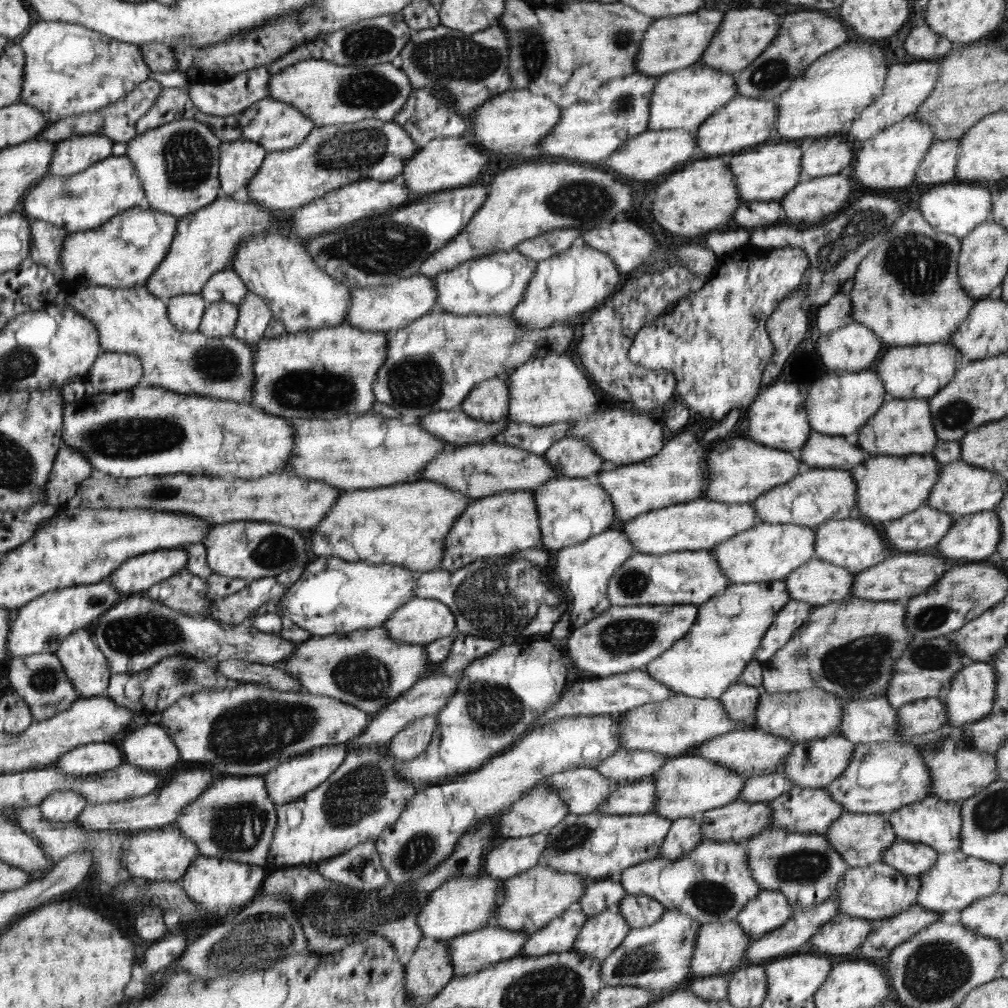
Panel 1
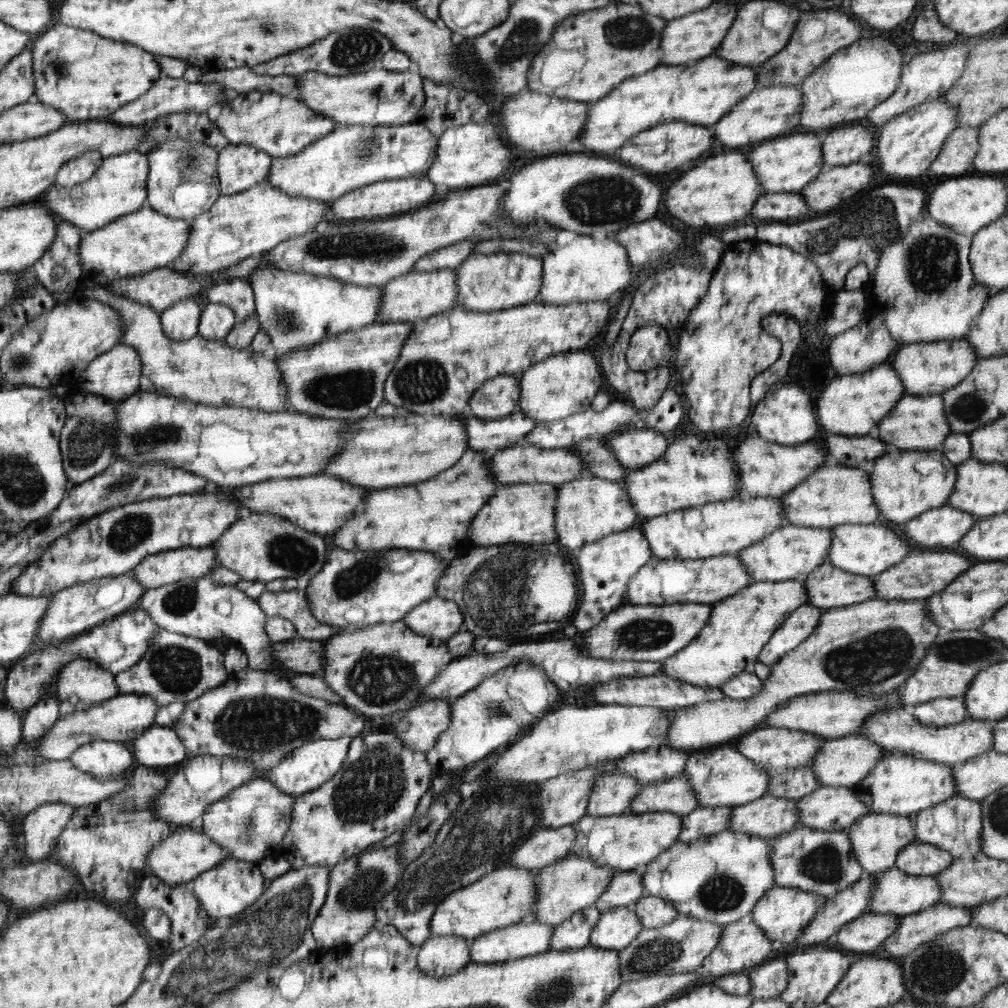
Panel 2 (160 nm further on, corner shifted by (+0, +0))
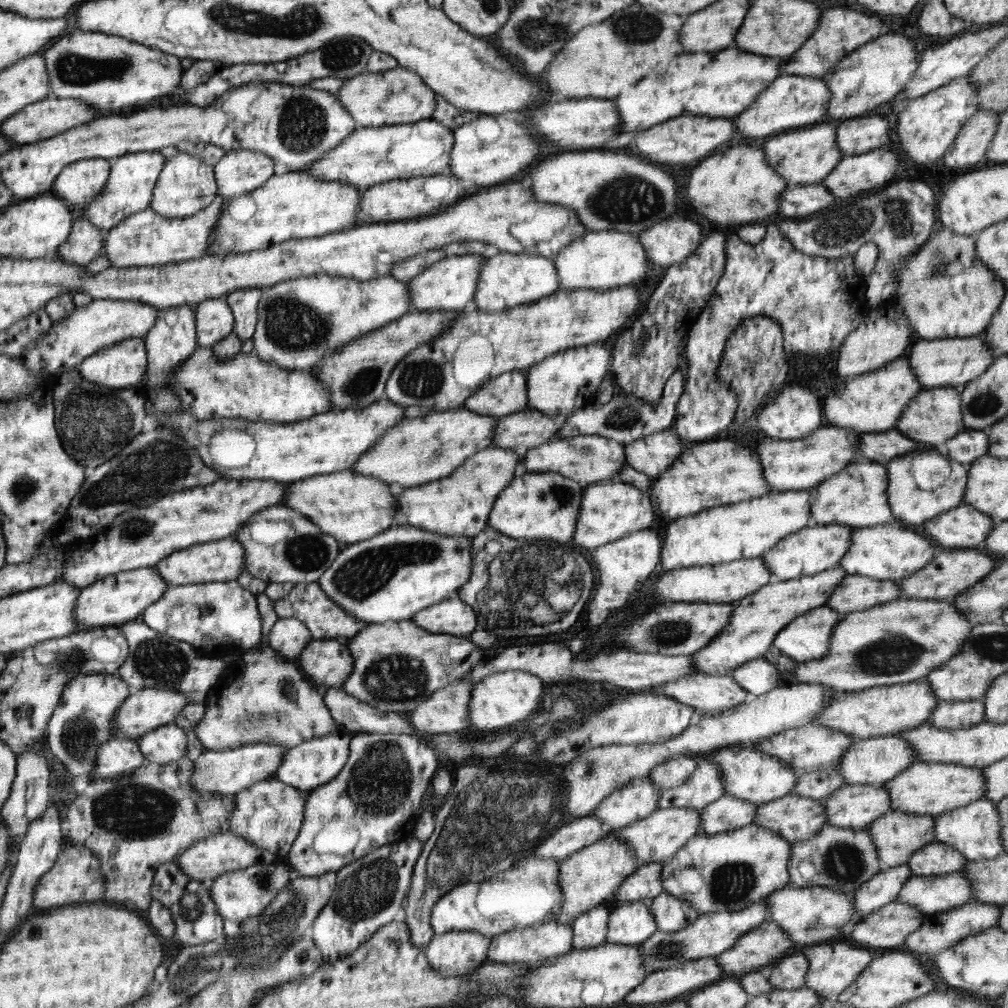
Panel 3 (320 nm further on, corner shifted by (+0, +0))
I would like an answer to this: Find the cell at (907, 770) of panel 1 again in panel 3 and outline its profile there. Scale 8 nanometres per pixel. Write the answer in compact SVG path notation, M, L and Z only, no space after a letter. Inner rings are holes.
M916 761L892 780L881 786L890 796L891 811L931 815L936 817L947 811L964 807L984 798L984 774L982 769L953 763L927 763Z

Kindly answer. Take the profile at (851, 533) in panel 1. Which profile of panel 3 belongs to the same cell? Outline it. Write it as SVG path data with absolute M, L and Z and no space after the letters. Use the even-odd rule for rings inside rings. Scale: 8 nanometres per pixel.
M887 524L873 527L855 528L851 534L849 551L842 557L839 567L844 568L850 575L868 576L876 579L898 580L918 572L937 555L926 536L902 530L900 527L890 527Z

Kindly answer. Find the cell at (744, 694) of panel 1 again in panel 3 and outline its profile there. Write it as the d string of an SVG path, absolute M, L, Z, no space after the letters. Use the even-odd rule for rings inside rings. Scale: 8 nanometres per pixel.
M764 656L741 664L733 671L735 682L748 691L751 697L766 694L776 687L780 674L778 667L766 660Z

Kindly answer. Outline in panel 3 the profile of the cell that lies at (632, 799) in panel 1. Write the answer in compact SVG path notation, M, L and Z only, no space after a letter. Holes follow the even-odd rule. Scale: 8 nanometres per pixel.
M702 757L697 758L697 761L696 771L686 783L660 790L658 809L678 807L702 811L708 804L718 801L724 795L724 783L718 765Z

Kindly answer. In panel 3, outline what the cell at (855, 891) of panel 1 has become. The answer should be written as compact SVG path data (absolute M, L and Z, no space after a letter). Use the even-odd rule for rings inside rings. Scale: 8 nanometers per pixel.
M962 871L943 877L911 875L896 902L910 904L912 908L918 908L918 912L929 915L966 905L972 893L973 884Z

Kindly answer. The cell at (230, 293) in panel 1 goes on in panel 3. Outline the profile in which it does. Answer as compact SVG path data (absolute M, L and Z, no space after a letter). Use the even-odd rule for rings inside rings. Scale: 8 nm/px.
M239 289L228 295L227 301L236 318L236 327L233 332L241 337L242 341L253 338L258 325L257 312L260 307L262 291L260 289Z

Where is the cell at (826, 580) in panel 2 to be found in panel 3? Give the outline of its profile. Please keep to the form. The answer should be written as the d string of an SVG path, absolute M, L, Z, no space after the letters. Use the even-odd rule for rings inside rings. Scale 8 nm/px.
M848 575L833 590L827 604L839 614L862 612L878 604L902 598L896 580Z

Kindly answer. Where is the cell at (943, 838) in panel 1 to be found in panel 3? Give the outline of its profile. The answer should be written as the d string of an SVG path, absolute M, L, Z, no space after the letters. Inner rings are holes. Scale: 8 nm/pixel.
M987 799L976 800L964 807L938 814L934 820L934 840L954 847L968 861L996 858L1005 853L1000 840L1000 815L996 803Z

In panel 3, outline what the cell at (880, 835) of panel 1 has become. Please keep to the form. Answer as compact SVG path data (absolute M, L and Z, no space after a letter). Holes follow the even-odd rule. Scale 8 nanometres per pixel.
M889 811L870 825L865 831L877 848L881 868L892 868L906 864L909 858L920 848L935 843L934 820L931 815L915 815L914 813Z

